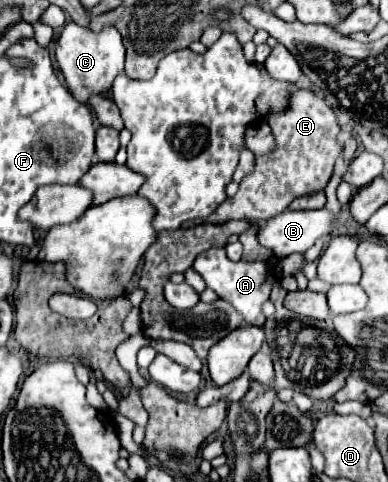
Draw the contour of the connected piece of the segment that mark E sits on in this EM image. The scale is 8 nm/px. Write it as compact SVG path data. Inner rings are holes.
M294 89L286 109L268 115L266 123L272 129L276 147L266 155L254 157L254 169L242 177L238 193L226 199L204 221L226 223L232 219L246 219L250 223L260 223L286 211L296 197L322 191L330 181L334 163L342 155L342 145L338 143L340 125L336 121L336 111L324 99L318 99L312 89Z

